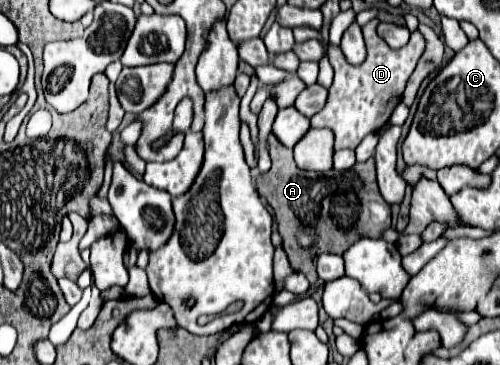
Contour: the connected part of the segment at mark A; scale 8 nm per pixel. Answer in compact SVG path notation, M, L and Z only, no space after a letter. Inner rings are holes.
M270 134L268 138L268 148L272 168L266 174L256 176L256 188L258 194L268 200L276 214L278 232L284 240L282 246L288 254L290 268L294 272L302 272L314 286L318 282L316 258L322 252L344 254L344 250L348 250L348 246L352 246L362 236L380 238L382 234L382 230L376 230L376 226L372 226L372 222L368 222L368 216L362 212L364 194L366 198L370 194L370 186L364 186L364 178L372 178L372 166L364 166L364 170L360 170L360 164L356 164L352 168L352 178L320 178L320 174L316 172L300 170L292 158L292 150L282 146L278 138L274 138L274 134ZM300 228L312 230L318 236L318 242L312 250L300 250L300 246L296 246L294 234Z

